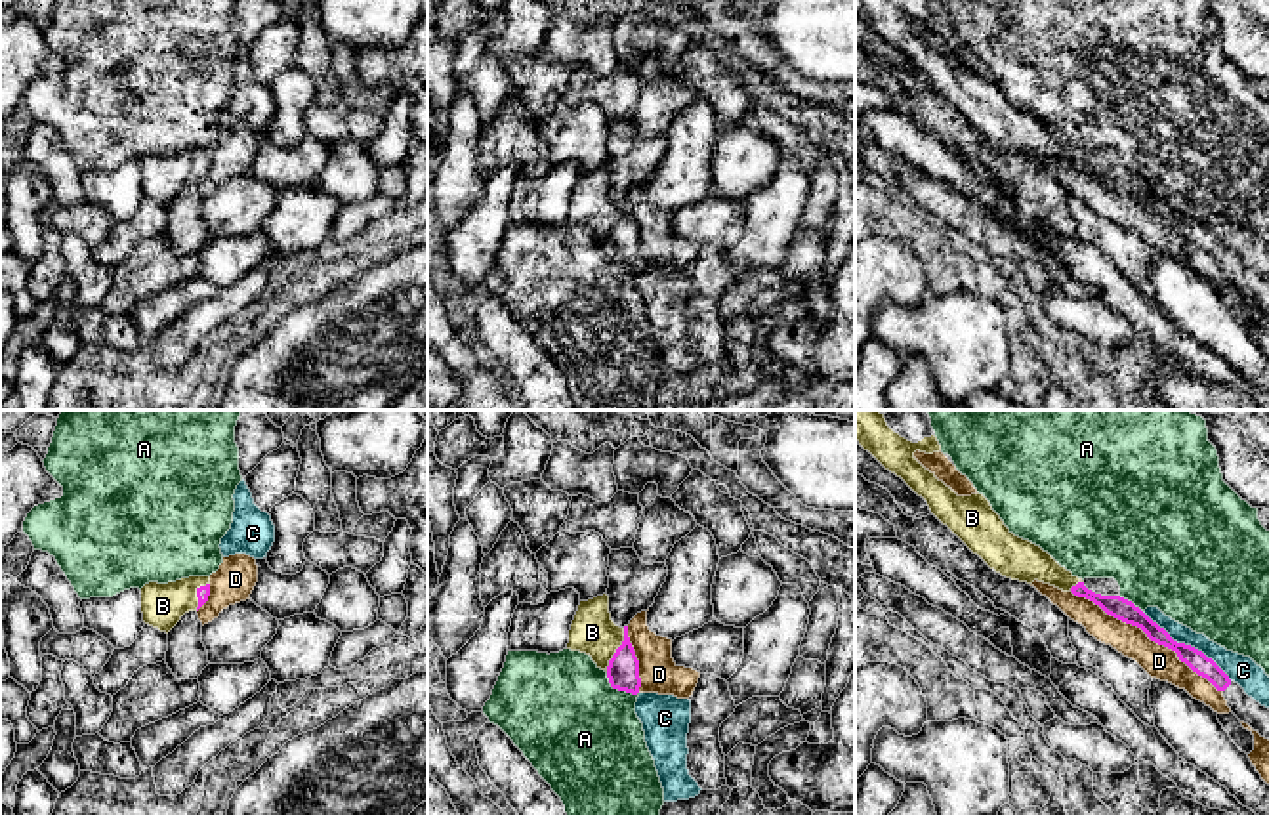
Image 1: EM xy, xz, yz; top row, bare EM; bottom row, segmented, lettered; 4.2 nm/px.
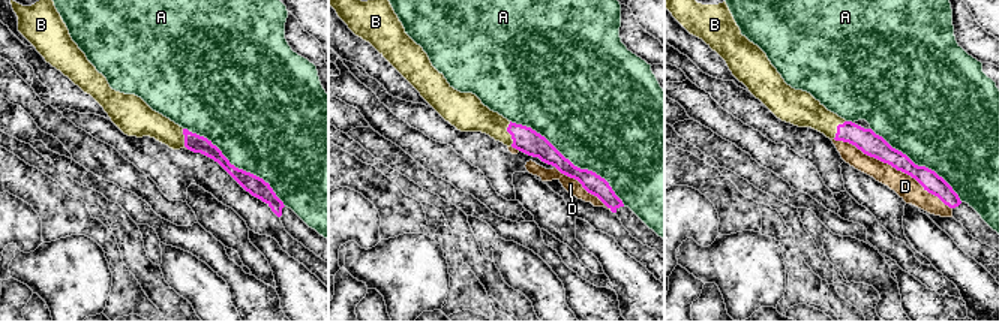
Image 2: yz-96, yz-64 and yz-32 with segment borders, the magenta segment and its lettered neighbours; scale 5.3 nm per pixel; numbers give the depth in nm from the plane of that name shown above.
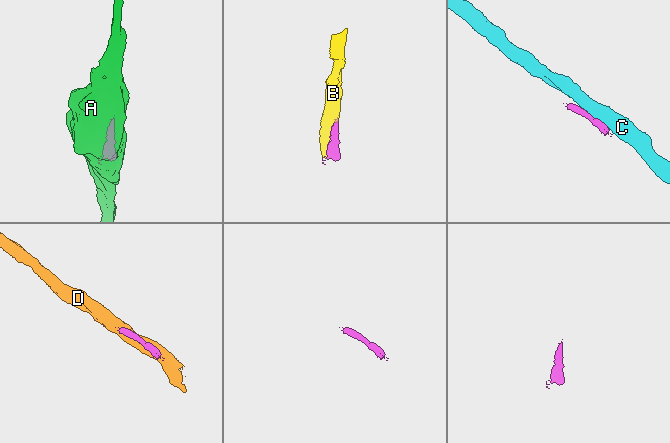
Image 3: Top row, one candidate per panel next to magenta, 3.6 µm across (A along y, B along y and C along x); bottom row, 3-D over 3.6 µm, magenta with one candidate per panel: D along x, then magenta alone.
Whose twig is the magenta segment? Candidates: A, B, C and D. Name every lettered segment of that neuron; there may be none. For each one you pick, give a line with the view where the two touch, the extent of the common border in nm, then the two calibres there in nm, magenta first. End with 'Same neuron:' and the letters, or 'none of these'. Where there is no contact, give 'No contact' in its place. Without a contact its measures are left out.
B: Touches magenta in xz. Shared border 200 nm. Thickness 140 nm (magenta) against 190 nm
Same neuron: B

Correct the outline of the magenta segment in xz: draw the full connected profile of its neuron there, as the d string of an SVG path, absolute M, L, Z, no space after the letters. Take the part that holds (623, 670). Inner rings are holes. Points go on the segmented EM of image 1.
M609 596L580 601L569 630L567 649L592 657L607 672L613 689L639 693L639 660L628 637L628 626L611 620Z

